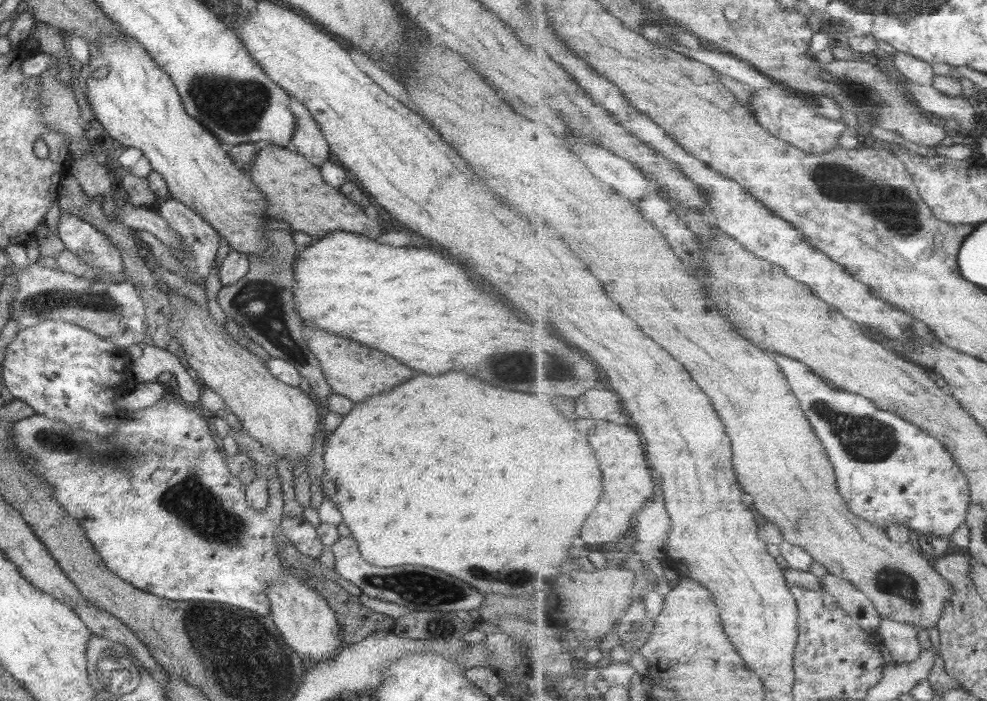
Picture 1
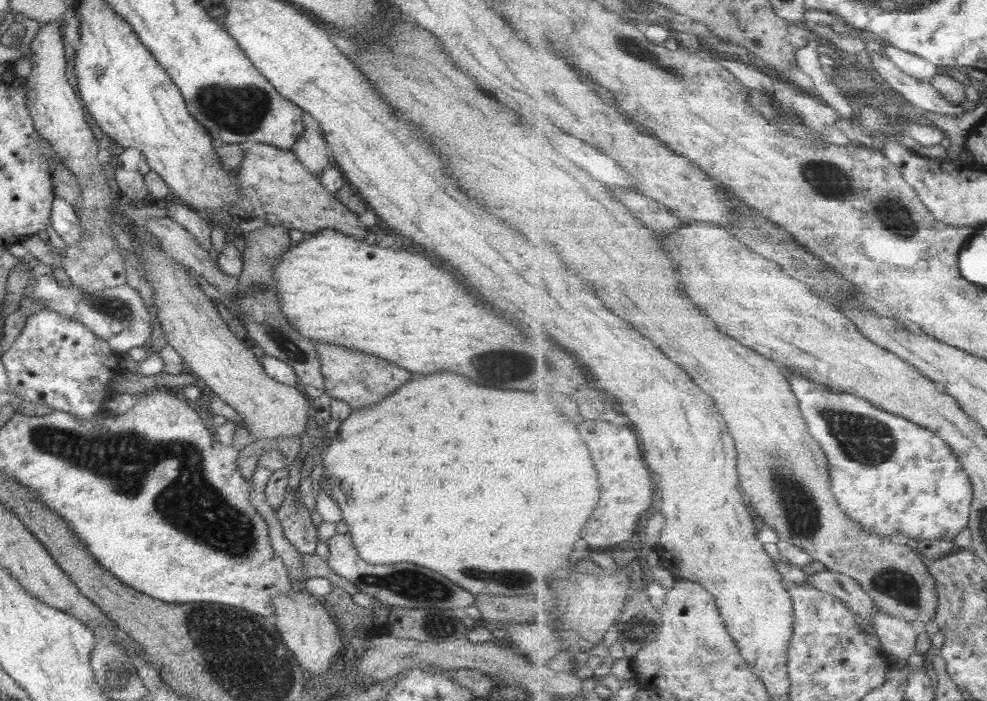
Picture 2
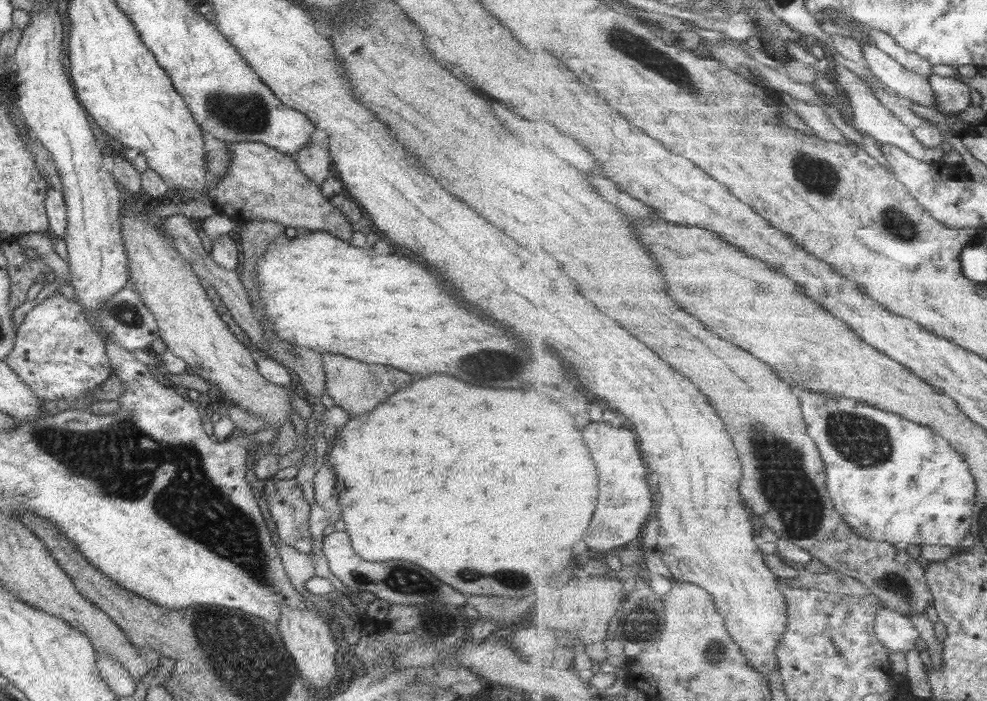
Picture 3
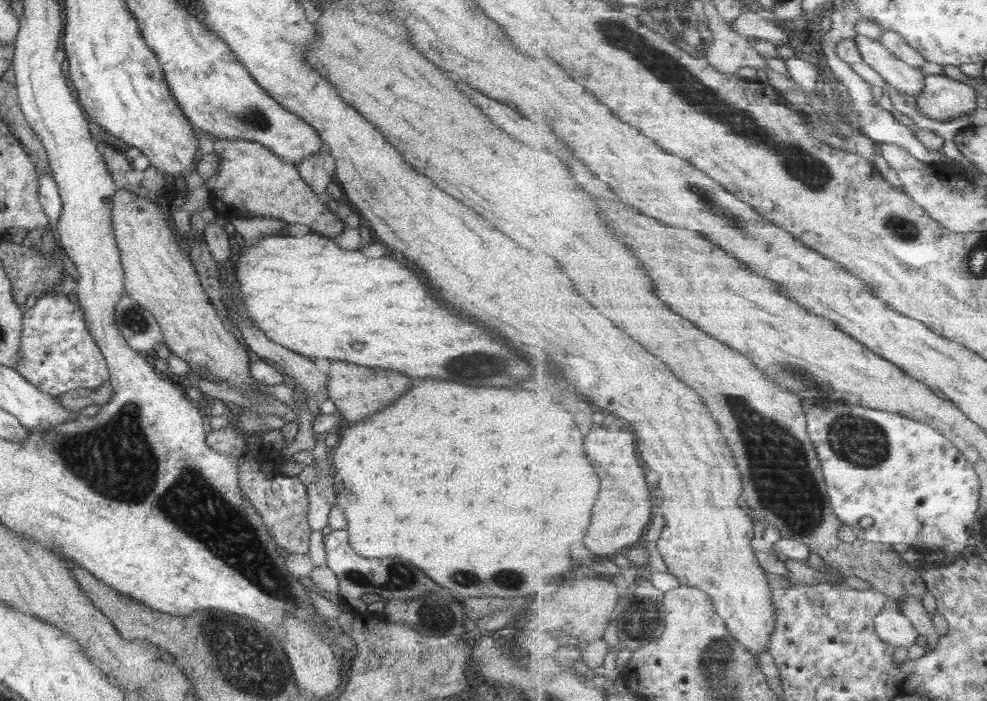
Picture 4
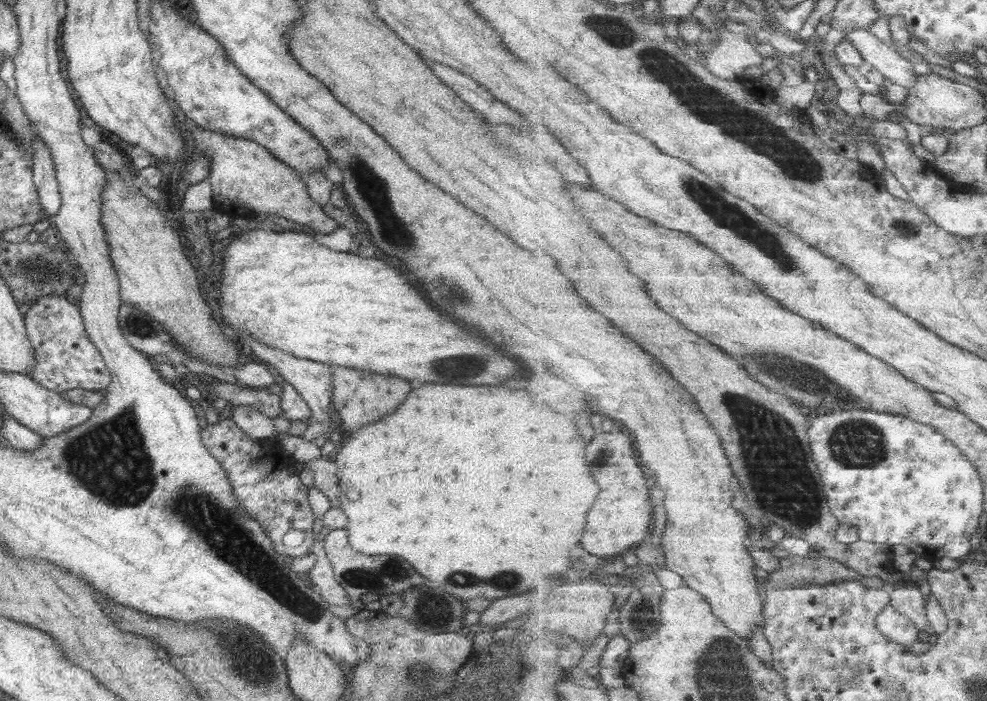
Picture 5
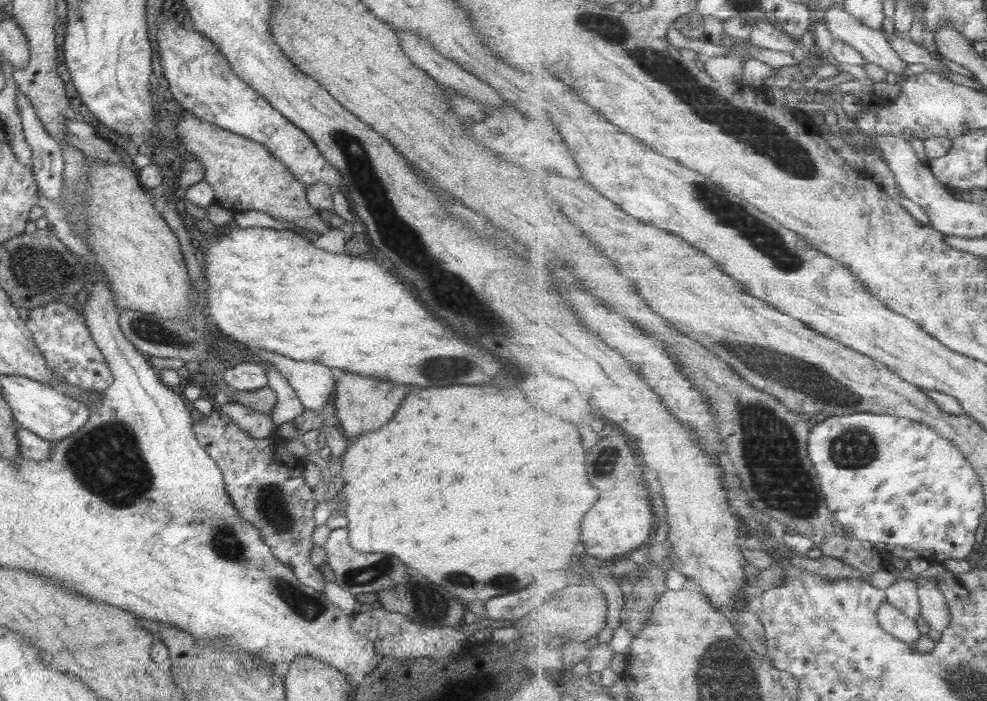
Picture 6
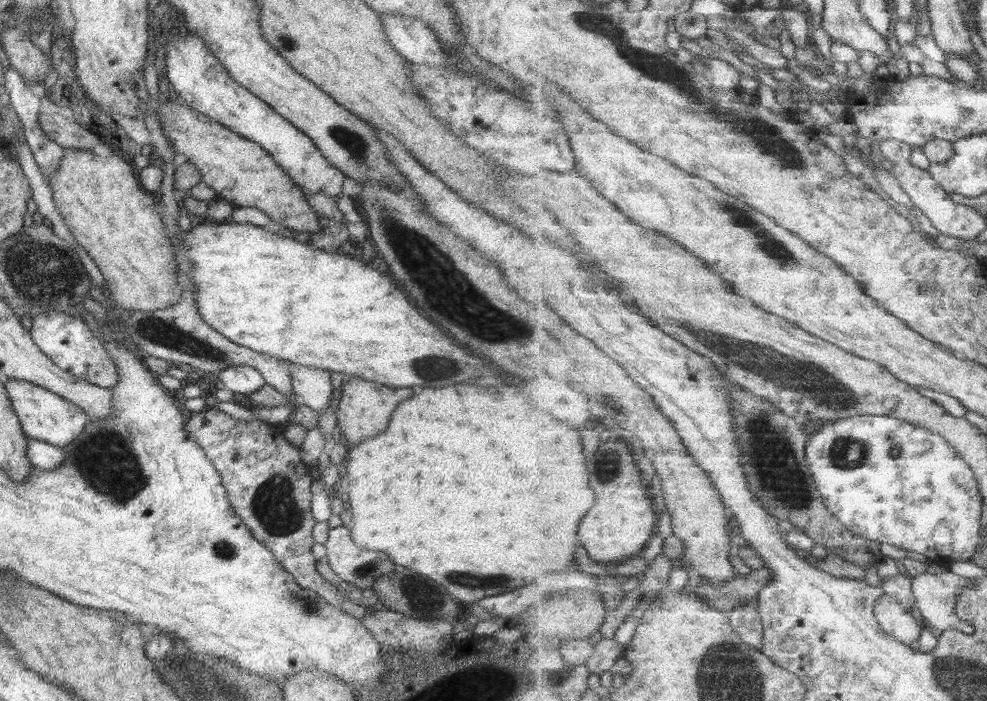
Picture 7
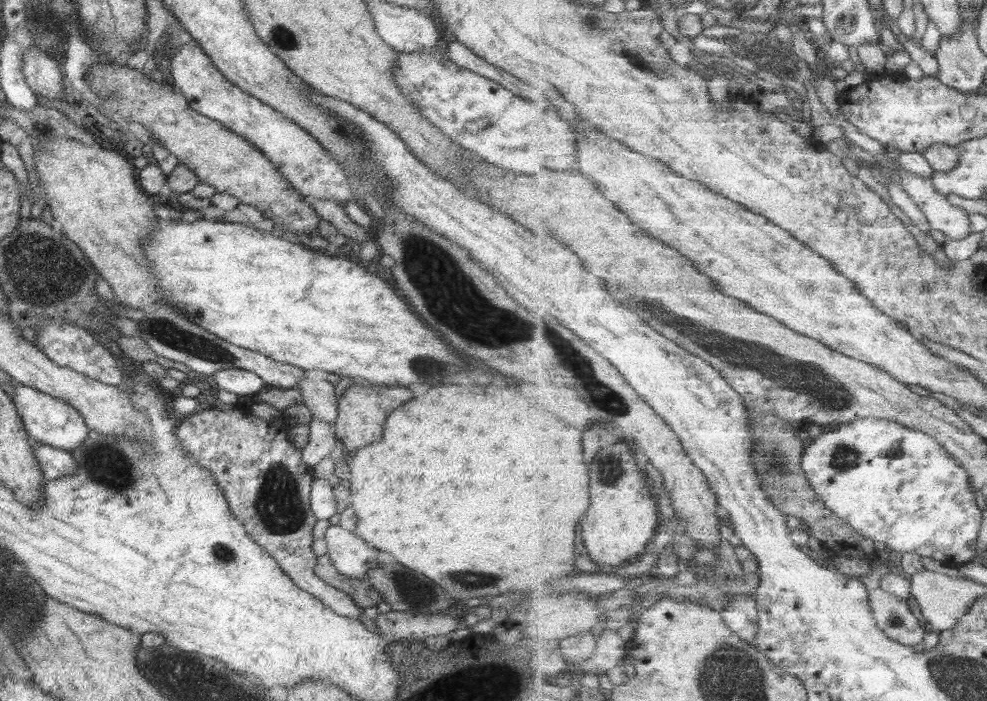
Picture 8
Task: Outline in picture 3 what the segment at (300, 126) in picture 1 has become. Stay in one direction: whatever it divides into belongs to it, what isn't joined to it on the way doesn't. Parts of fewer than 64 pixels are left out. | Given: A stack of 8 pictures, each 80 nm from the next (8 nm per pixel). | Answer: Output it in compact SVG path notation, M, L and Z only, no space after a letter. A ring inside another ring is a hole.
M310 140L307 146L304 146L293 156L295 164L303 176L309 179L309 183L321 187L329 176L329 152L325 153L323 148L314 141Z

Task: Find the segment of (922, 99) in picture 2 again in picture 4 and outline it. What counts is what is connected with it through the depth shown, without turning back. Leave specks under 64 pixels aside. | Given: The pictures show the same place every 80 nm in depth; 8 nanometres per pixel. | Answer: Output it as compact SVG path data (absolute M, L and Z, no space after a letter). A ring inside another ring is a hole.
M858 35L854 40L863 55L864 64L873 68L891 87L915 98L922 93L923 88L926 87L926 75L923 75L918 68L889 52L878 40Z

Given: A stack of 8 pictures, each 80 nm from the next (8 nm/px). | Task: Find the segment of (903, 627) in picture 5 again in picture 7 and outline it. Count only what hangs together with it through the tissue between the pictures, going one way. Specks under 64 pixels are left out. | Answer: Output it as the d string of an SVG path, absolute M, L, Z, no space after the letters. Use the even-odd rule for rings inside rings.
M881 595L875 609L877 620L885 631L905 644L916 646L924 628L911 616L901 597Z

